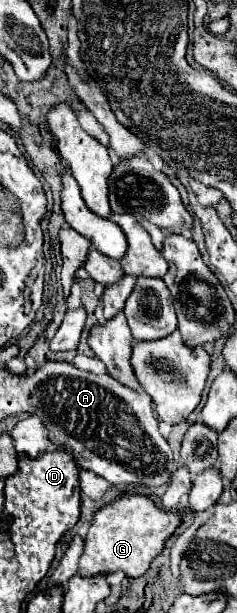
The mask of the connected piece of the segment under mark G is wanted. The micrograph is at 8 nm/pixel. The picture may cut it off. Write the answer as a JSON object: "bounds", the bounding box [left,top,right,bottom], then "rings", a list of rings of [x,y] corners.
{"bounds":[79,495,179,577],"rings":[[[145,495],[121,497],[95,513],[95,519],[85,537],[85,551],[79,561],[79,575],[95,577],[123,571],[127,577],[141,577],[147,573],[151,561],[161,553],[165,539],[173,535],[179,525],[179,515],[163,511]]]}

